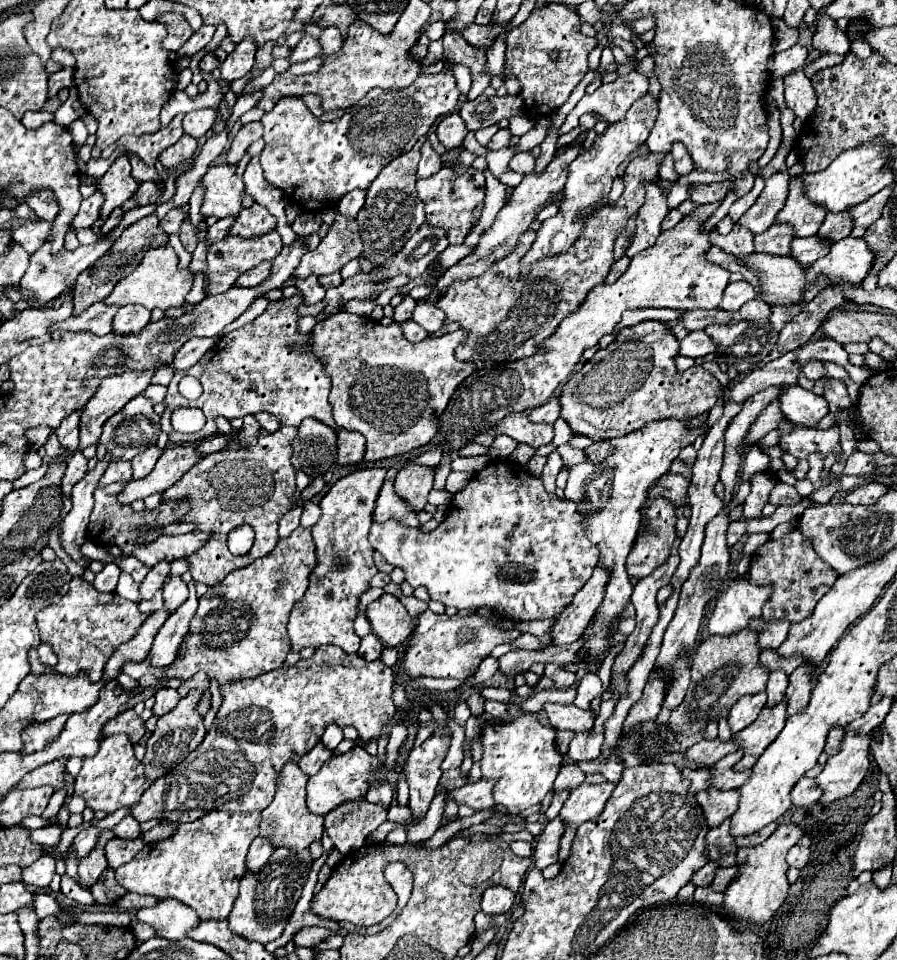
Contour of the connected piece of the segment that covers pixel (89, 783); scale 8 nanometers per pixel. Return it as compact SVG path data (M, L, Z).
M116 734L100 742L100 750L96 756L84 758L82 770L74 784L74 792L76 796L82 796L86 800L86 806L94 812L104 810L106 814L112 814L118 808L138 804L144 794L144 786L148 788L150 784L144 778L144 766L134 758L134 748L128 742L128 736Z

